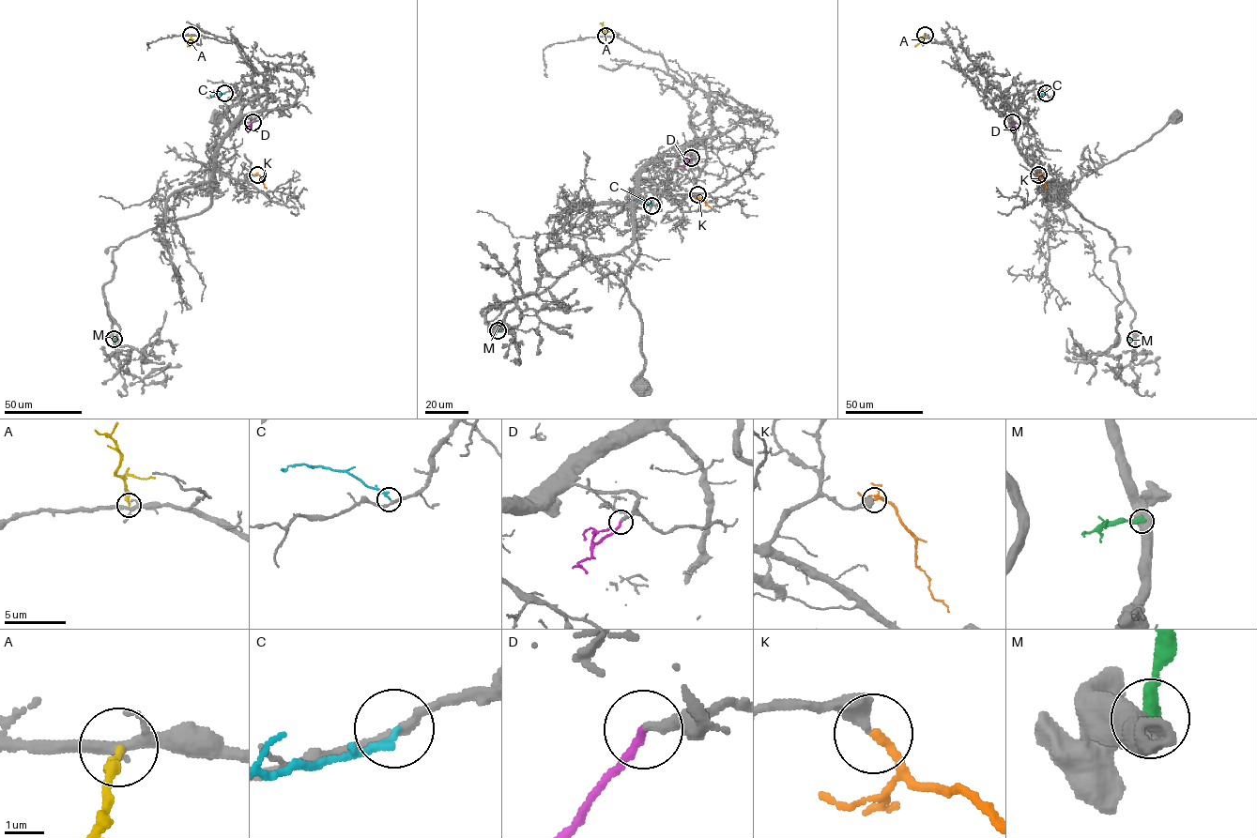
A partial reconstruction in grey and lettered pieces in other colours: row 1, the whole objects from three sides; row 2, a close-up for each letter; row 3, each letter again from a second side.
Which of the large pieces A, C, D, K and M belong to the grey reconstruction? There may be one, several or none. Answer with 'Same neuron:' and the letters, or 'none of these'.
Same neuron: C, D, K

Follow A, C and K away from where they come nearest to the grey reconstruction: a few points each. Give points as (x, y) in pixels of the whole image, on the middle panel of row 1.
A: (605, 36), (604, 26), (599, 22)
C: (652, 205), (641, 199), (633, 200)
K: (697, 194), (711, 207)

